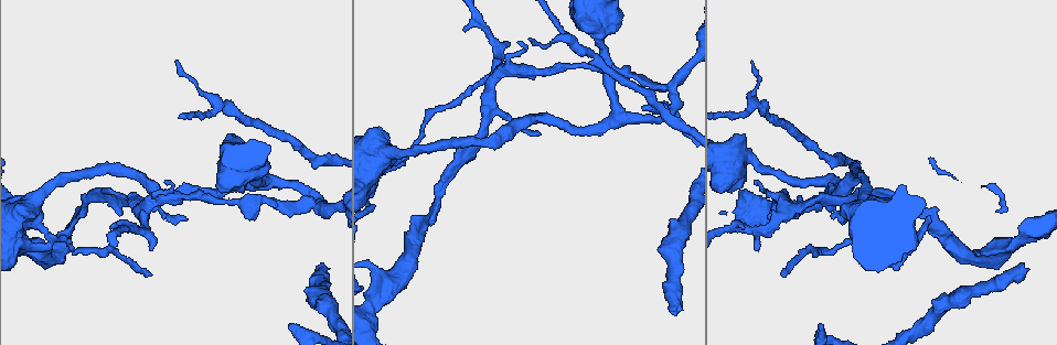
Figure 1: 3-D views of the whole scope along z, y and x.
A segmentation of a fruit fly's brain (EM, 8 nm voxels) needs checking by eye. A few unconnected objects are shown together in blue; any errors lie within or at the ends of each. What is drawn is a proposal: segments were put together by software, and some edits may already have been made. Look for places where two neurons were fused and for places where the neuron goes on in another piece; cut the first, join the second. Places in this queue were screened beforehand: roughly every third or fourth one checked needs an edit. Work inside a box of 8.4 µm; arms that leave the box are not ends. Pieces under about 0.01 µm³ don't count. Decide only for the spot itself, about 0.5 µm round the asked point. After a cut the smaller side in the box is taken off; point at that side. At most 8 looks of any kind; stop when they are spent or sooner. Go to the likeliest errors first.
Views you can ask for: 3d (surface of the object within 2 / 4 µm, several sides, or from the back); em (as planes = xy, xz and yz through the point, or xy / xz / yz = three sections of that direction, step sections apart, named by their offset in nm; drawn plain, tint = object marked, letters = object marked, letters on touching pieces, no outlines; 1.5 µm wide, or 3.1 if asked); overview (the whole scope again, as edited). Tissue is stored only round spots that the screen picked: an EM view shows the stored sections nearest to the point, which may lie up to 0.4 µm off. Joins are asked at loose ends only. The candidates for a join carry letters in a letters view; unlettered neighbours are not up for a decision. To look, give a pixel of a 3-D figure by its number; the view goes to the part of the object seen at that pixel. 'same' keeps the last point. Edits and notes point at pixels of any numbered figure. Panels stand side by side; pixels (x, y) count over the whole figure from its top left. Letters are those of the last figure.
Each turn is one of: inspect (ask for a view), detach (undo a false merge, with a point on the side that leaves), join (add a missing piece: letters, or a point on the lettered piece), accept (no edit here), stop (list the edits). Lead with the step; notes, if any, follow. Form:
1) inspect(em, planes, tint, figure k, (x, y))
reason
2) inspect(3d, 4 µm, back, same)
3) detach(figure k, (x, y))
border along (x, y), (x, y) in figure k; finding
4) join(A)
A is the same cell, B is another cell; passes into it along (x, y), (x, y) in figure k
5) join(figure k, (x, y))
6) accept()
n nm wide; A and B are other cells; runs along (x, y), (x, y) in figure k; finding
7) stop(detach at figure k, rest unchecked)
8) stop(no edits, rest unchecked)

inspect(em, xy, step 8, letters, figure 1, (672, 313))
branch stops here

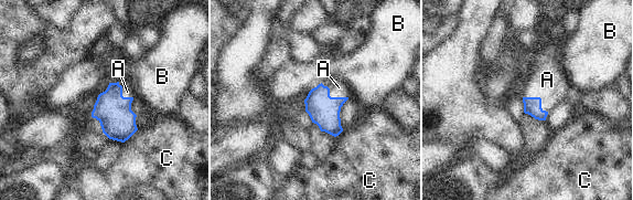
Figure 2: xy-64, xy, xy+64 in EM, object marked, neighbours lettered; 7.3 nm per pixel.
inspect(em, yz, step 4, letters, same)
another direction

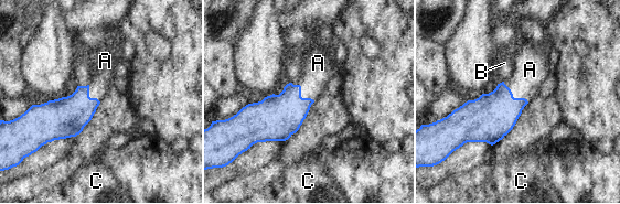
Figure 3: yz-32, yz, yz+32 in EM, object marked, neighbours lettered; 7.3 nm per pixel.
join(A)
A is the same cell, B and C are other cells; passes into it along (277, 117), (300, 93), (317, 65) in figure 3; the neuron continues

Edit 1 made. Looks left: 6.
inspect(overview)

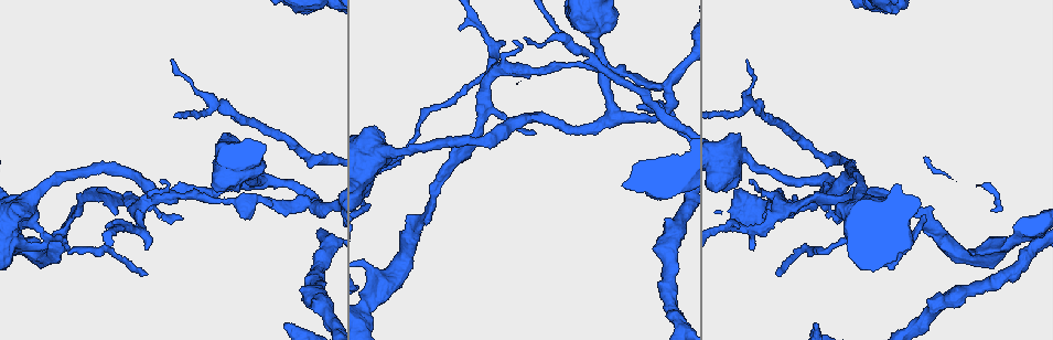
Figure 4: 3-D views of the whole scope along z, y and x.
inspect(3d, 4 µm, figure 4, (313, 206))
sharp bend

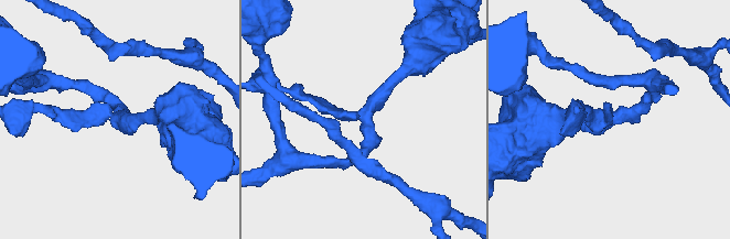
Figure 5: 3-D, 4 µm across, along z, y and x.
inspect(em, planes, letters, figure 5, (610, 115))
3 arms; arms of 190, 200, 220 nm; now the EM

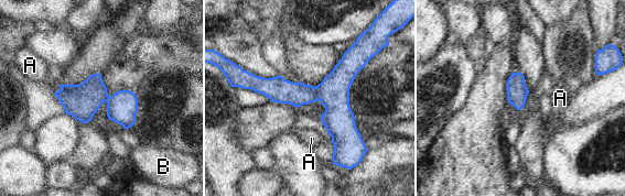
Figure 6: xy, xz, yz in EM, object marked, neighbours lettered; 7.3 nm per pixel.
detach(figure 6, (283, 91))
A and B are other cells; the part that leaves runs along (246, 83), (314, 98) in figure 6; a second neuron is stuck on

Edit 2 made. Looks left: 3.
stop(join at figure 3, detach at figure 6, rest unchecked)

